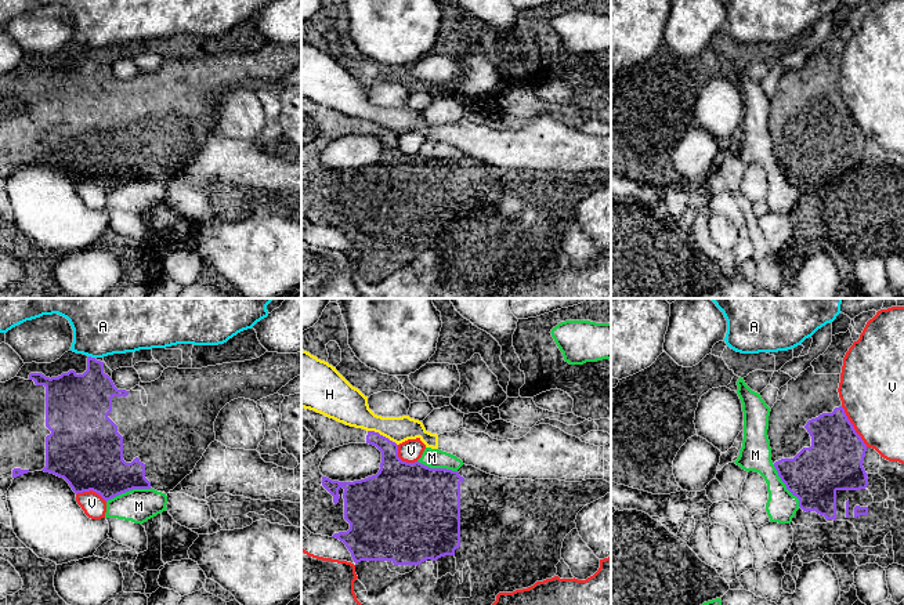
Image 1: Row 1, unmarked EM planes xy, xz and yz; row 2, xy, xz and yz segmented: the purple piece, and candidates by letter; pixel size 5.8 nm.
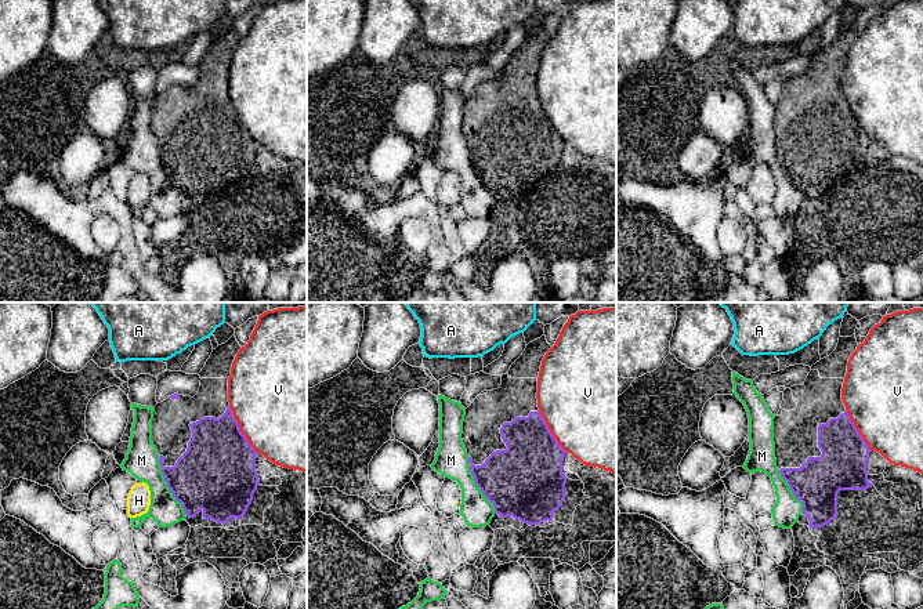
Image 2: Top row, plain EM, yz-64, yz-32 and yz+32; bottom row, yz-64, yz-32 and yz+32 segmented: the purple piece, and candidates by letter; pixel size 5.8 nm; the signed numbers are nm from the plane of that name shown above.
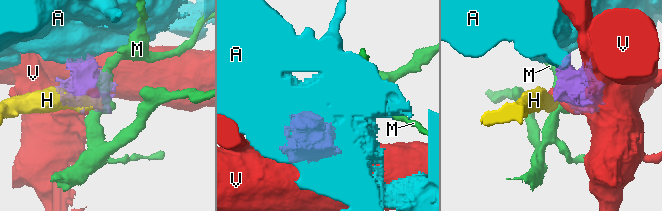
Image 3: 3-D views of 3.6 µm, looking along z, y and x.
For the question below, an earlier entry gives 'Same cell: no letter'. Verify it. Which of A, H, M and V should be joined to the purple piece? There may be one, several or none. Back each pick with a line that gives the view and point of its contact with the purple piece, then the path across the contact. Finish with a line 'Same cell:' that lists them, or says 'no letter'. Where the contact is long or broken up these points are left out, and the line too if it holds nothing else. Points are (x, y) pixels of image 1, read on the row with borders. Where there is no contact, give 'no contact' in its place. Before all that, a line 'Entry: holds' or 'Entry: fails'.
Entry: holds
Same cell: no letter

